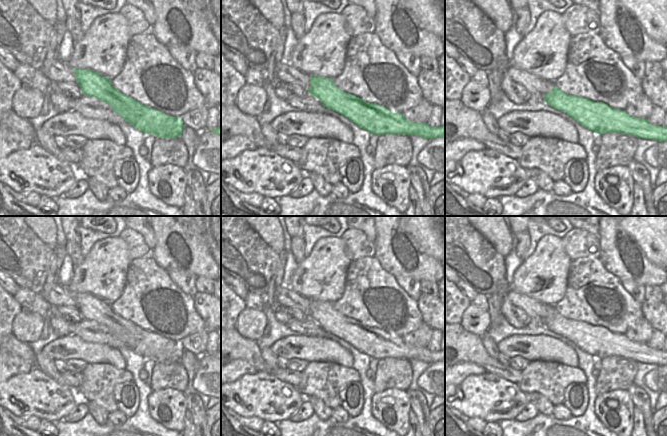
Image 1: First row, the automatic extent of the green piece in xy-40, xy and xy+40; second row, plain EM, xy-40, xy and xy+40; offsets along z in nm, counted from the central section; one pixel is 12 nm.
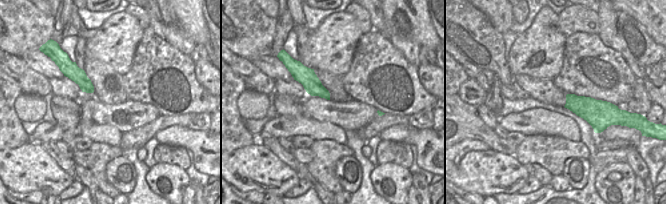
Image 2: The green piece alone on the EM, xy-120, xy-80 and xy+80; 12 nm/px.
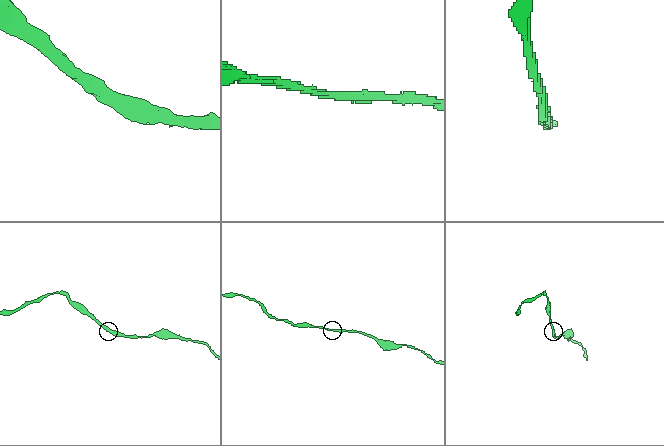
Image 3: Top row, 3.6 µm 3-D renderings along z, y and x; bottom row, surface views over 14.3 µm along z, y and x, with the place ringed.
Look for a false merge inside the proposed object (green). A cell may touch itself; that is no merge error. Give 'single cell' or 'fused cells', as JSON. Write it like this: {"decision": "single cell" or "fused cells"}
{"decision": "single cell"}

